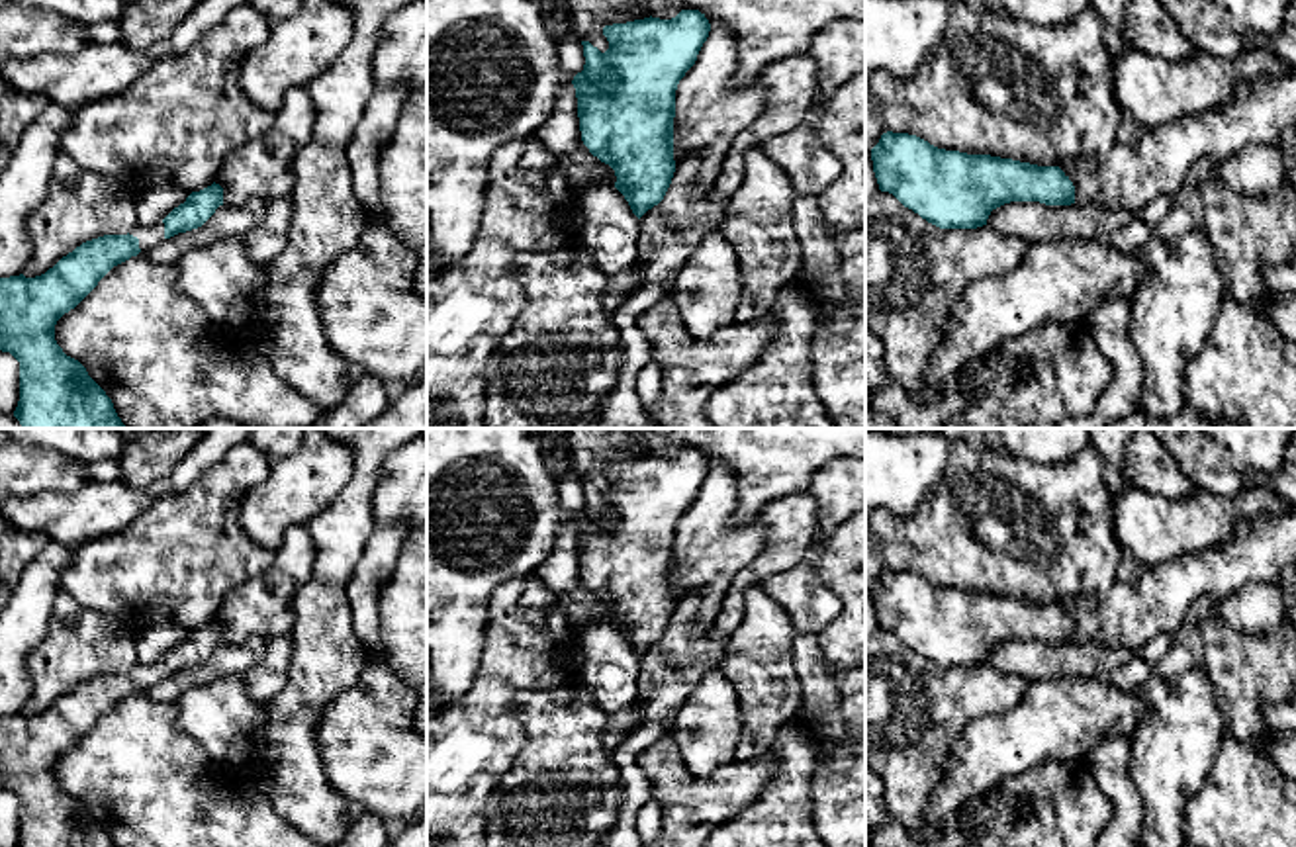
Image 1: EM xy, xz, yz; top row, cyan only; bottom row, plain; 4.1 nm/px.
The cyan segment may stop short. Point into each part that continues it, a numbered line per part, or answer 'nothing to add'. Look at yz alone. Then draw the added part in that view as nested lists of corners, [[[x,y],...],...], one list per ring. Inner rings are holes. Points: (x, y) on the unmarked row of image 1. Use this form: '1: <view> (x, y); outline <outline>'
nothing to add

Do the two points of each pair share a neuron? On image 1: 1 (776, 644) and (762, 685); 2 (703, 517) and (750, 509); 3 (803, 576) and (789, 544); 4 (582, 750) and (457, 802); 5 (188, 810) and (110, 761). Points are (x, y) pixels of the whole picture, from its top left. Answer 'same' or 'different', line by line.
1: same
2: different
3: different
4: different
5: same

